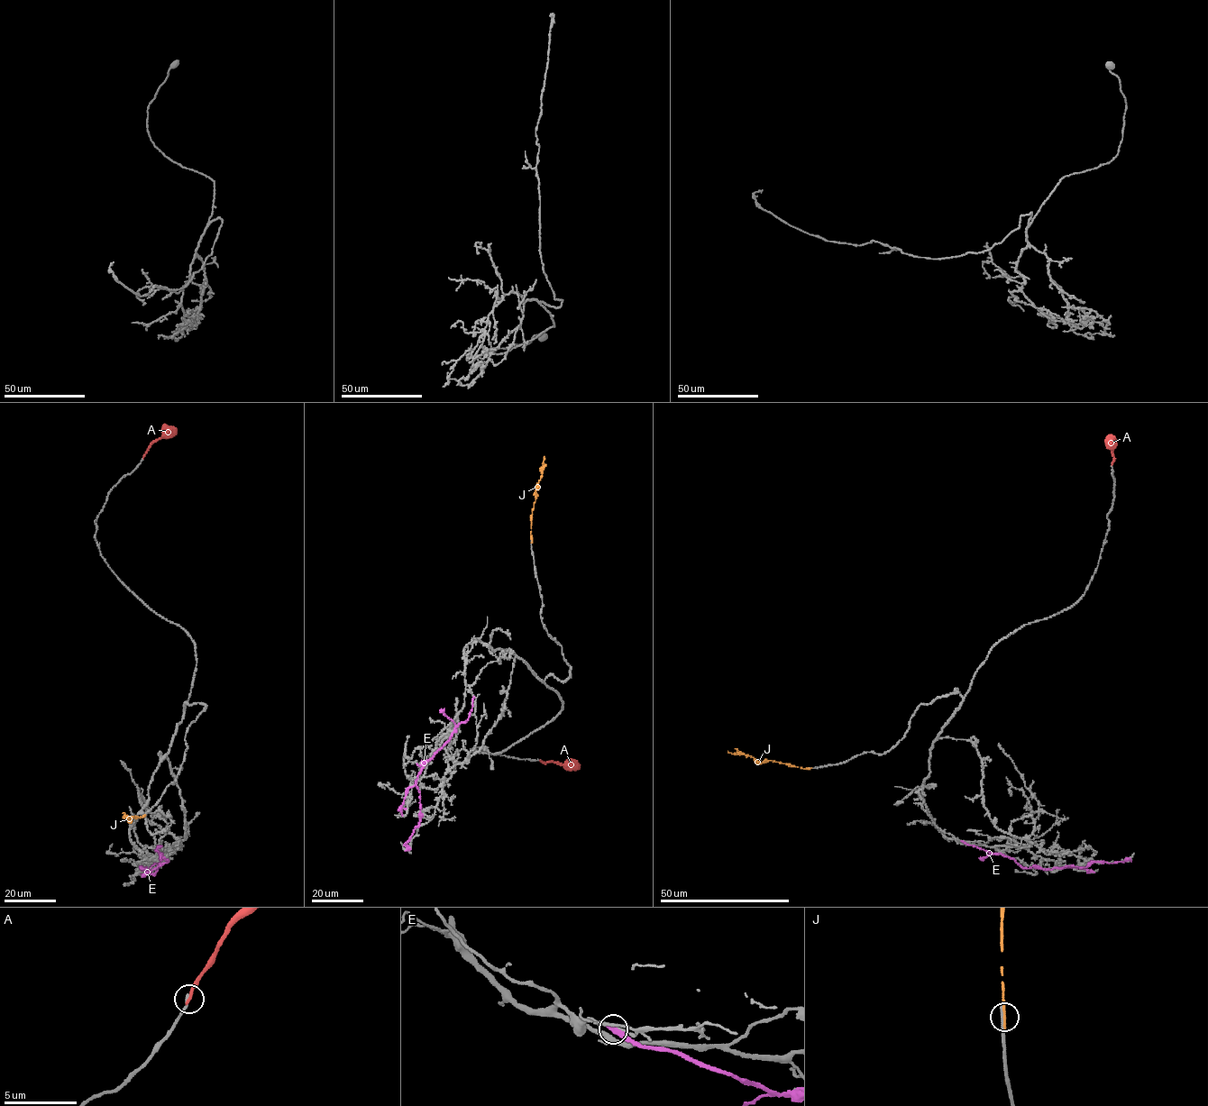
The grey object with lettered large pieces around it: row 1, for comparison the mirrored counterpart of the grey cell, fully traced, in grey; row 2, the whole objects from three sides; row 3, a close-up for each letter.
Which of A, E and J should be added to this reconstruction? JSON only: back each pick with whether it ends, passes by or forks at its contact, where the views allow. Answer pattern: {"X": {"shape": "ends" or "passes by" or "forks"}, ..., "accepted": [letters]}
{"accepted": []}

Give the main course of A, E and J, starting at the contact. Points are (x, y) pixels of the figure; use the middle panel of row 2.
A: (540, 760), (579, 766)
E: (472, 699), (467, 719), (455, 727), (417, 775), (421, 816), (404, 851)
J: (532, 541), (532, 508), (544, 456)

